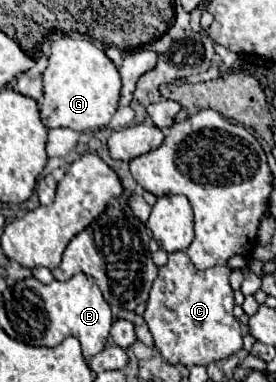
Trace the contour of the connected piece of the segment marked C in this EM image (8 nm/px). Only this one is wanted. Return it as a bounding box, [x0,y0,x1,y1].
[144,251,242,365]

